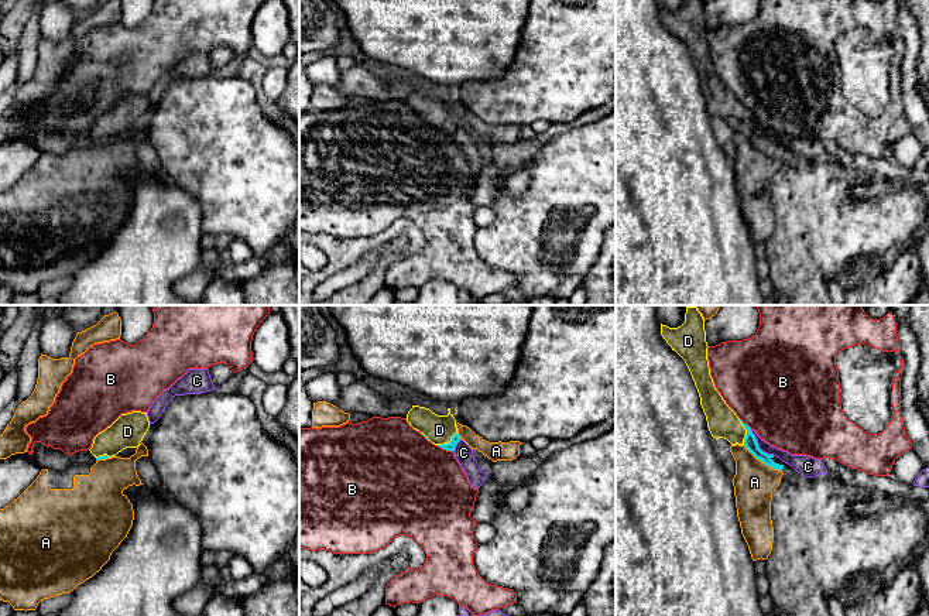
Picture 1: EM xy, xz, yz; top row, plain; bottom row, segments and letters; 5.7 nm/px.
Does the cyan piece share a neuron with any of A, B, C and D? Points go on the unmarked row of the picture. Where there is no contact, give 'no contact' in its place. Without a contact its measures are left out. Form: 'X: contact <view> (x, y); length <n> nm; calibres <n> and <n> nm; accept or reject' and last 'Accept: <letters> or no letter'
A: contact yz (763, 144); length 260 nm; calibres 80 and 240 nm; reject
B: contact xz (445, 132); length 100 nm; calibres 50 and 480 nm; reject
C: contact yz (757, 130); length 200 nm; calibres 80 and 90 nm; reject
D: contact yz (747, 116); length 150 nm; calibres 80 and 180 nm; accept
Accept: D

